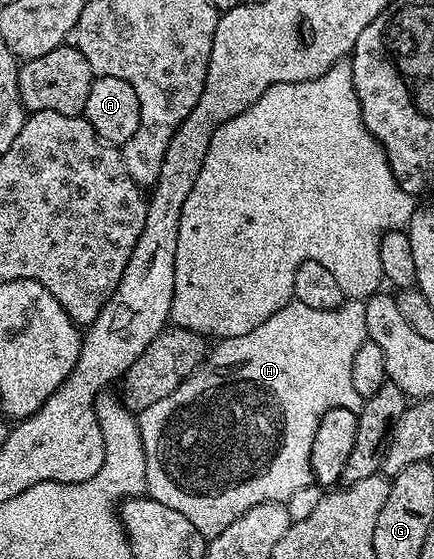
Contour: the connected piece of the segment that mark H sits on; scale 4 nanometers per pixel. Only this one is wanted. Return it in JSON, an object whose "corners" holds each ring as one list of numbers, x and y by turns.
{"corners":[[291,301,276,309,276,313,272,313,272,317,264,321,264,325,256,325,252,333,217,340,197,371,192,372,176,390,168,393,168,397,156,401,156,405,152,405,137,416,140,437,144,445,146,489,149,498,160,501,160,505,168,505,168,509,176,509,176,513,184,513,184,517,188,517,188,521,196,525,198,532,205,535,207,540,211,540,224,533,224,529,228,529,228,525,232,525,236,517,248,513,248,509,261,503,286,503,297,491,311,486,314,477,310,468,312,437,316,437,316,425,320,425,320,417,324,417,328,409,337,407,356,412,362,410,364,395,363,392,358,392,358,387,354,384,354,358,357,357,362,343,367,342,365,308,365,302,362,301,343,301,338,307,325,311]]}

